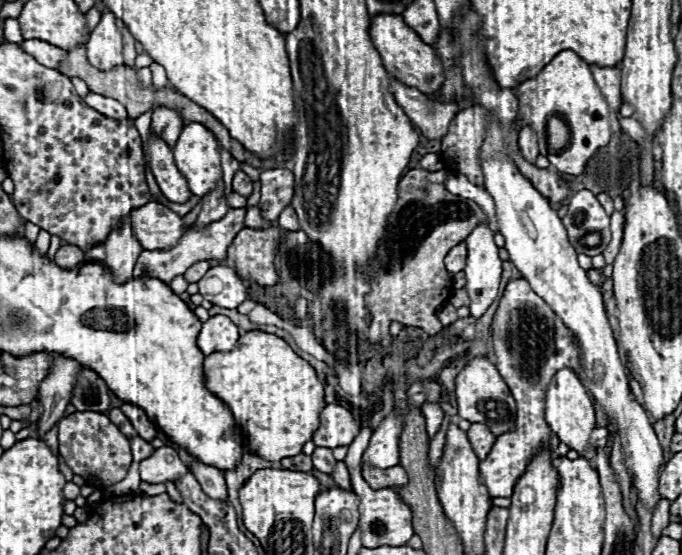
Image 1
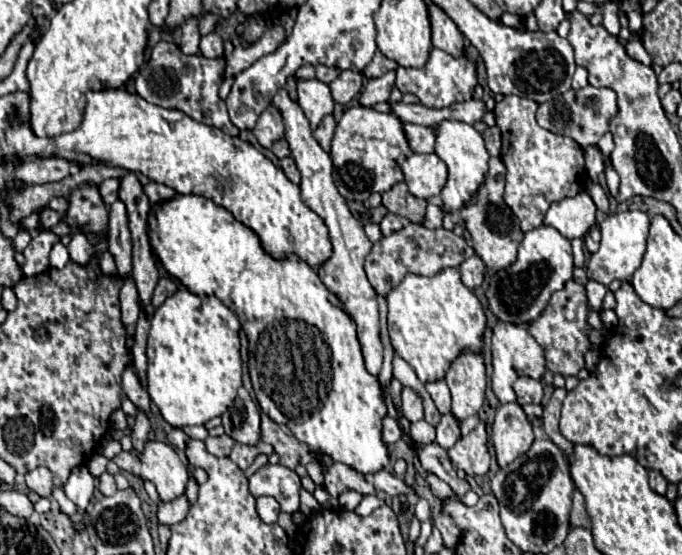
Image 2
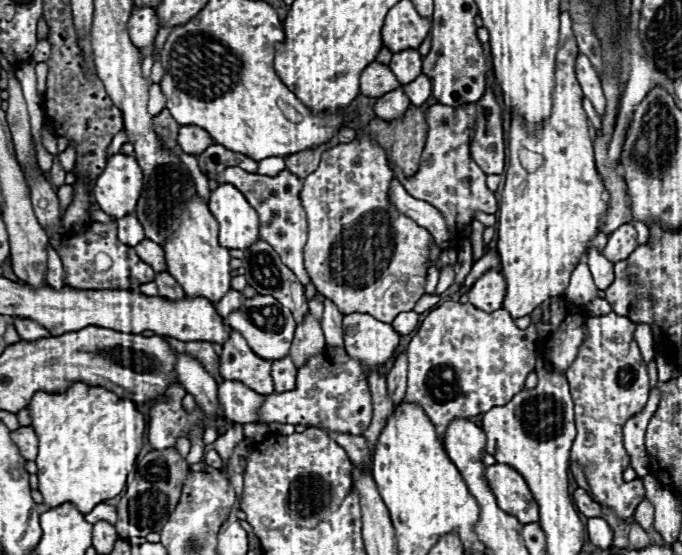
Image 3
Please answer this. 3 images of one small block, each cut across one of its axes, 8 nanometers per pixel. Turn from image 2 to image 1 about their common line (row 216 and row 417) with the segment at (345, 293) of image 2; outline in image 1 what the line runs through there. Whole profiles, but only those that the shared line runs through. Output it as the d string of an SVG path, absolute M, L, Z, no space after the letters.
M326 404L320 412L320 428L314 432L312 440L322 448L348 446L358 436L360 424L354 420L352 412L338 404Z

